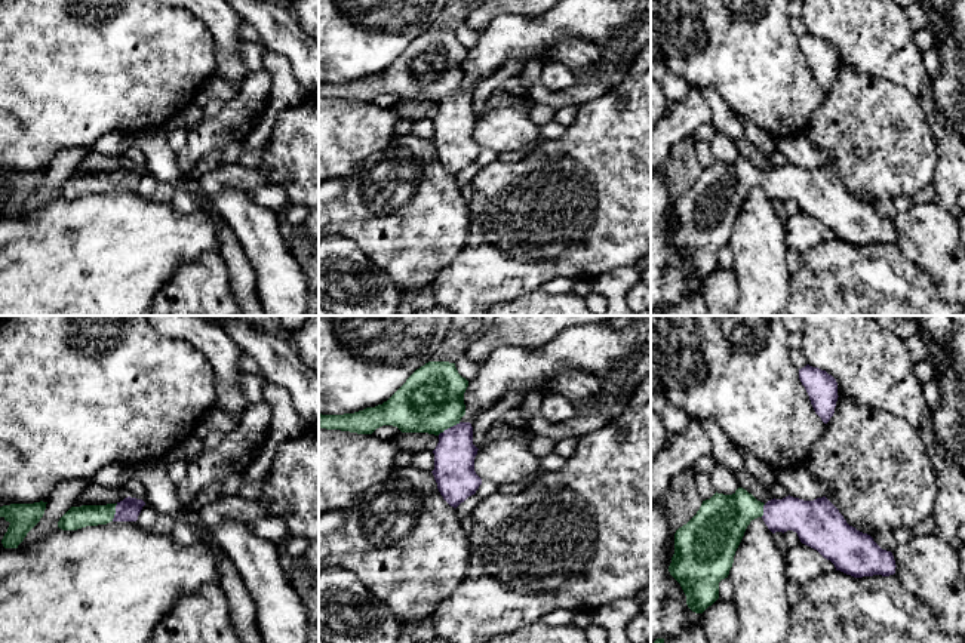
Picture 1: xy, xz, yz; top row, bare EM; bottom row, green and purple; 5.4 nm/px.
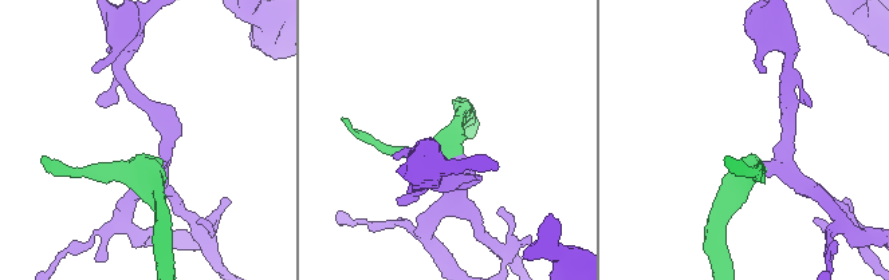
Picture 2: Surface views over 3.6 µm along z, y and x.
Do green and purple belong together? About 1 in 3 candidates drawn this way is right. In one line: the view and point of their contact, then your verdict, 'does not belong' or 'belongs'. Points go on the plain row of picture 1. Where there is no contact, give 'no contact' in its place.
contact xz (448, 95); belongs

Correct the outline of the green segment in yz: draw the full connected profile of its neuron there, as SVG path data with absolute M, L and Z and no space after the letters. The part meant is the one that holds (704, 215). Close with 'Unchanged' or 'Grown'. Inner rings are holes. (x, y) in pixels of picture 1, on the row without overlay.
M738 156L732 163L716 160L710 167L703 169L697 182L674 201L674 222L669 240L680 252L686 273L692 280L703 281L719 267L719 250L728 246L744 200L757 185L763 187L772 201L796 200L802 212L817 218L835 233L836 239L846 243L863 246L895 241L892 221L882 218L870 203L849 194L826 164L803 169L789 163L763 172L746 157Z. Grown

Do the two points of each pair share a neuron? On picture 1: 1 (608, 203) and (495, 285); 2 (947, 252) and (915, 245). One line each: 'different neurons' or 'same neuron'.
1: same neuron
2: same neuron

